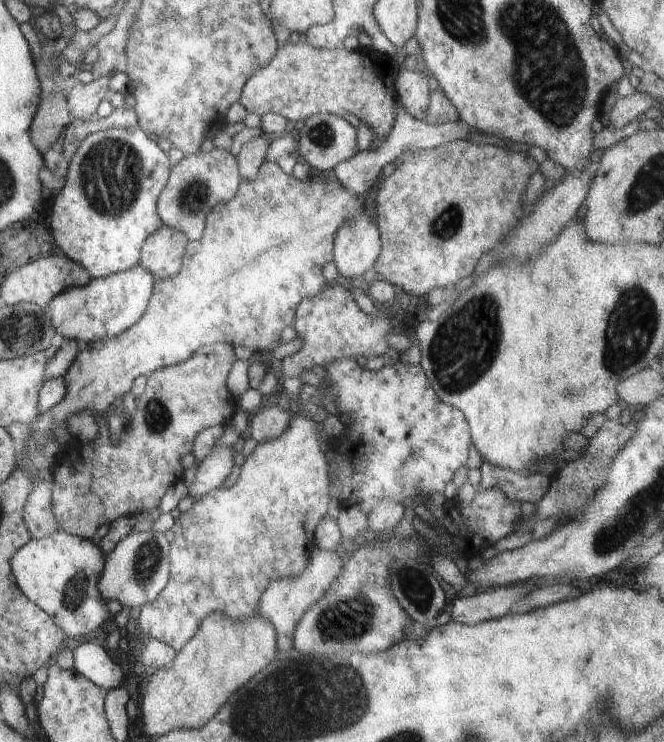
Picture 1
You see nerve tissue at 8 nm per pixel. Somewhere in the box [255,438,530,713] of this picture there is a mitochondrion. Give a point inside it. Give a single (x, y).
(349, 619)

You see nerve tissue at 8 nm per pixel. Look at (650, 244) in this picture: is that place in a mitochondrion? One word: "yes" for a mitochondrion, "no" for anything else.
no

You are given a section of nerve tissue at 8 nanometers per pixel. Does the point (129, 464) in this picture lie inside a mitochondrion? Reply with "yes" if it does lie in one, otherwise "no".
no

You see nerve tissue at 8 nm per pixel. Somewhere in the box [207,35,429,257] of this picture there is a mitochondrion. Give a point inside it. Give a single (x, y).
(322, 135)

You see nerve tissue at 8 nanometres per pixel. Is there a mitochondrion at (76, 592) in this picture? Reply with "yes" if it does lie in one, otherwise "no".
yes

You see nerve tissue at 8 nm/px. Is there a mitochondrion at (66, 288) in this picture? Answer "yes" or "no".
no

